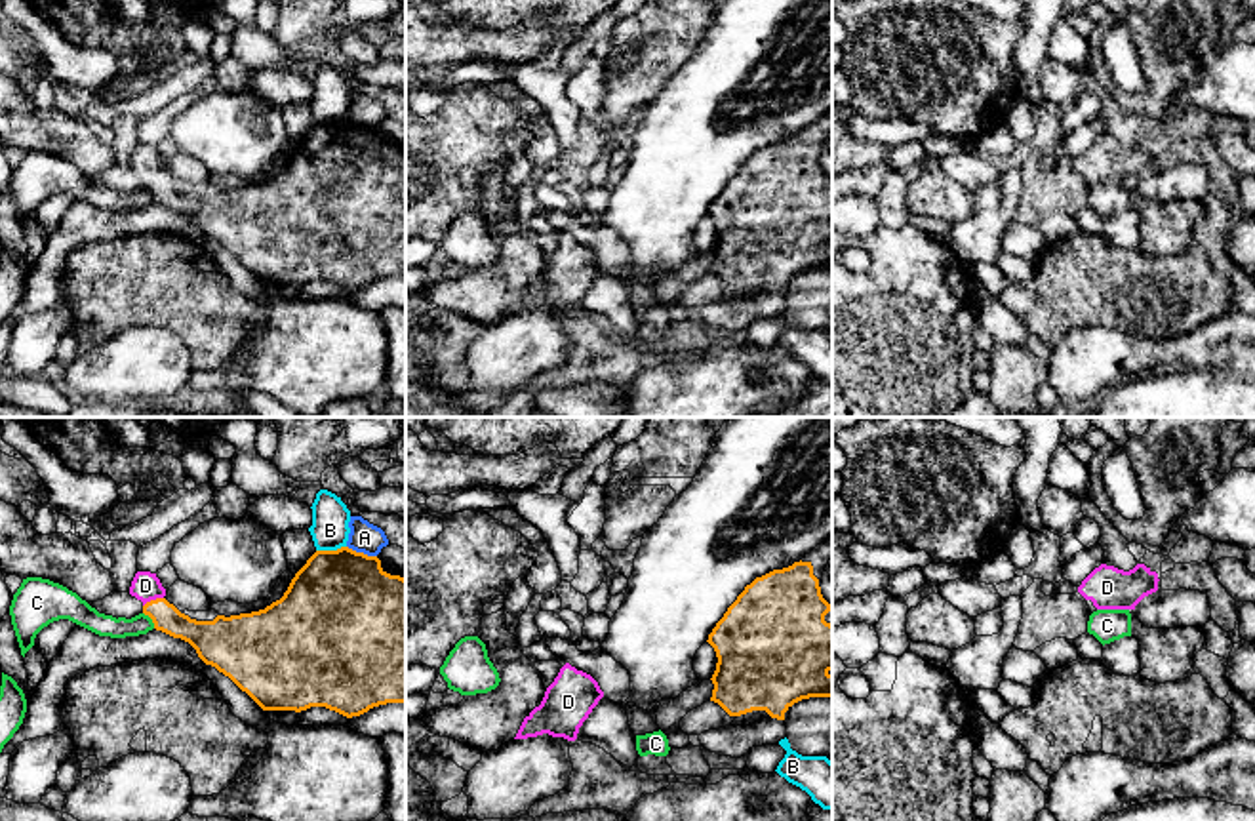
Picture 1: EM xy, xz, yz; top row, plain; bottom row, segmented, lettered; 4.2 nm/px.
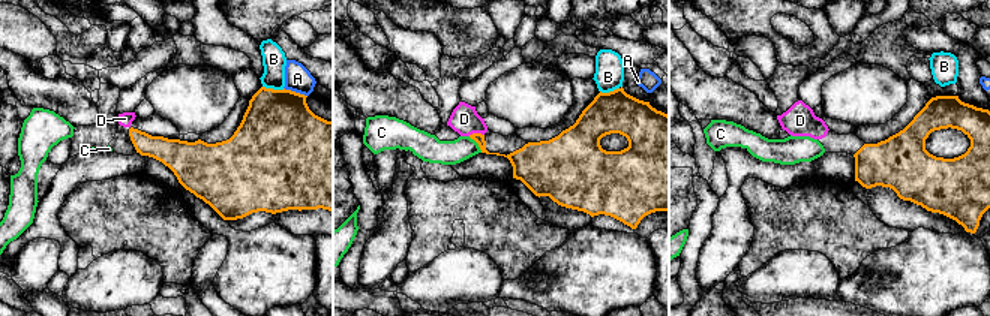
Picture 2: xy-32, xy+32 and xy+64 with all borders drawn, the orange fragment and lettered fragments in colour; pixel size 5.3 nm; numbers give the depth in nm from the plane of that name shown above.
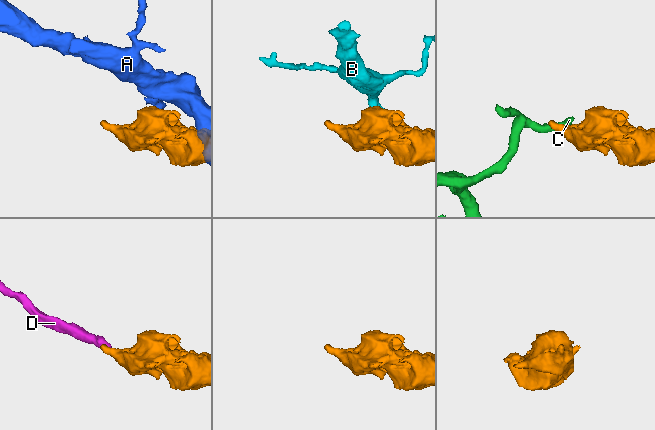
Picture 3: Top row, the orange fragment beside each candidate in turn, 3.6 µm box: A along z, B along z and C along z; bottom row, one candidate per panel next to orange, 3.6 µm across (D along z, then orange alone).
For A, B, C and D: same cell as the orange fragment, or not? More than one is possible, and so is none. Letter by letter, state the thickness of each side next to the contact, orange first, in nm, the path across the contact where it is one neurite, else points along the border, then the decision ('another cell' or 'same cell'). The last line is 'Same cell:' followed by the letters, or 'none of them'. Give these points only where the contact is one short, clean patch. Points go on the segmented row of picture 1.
A: calibres 480 and 130 nm; border xy (347, 545), (376, 557); another cell
B: calibres 480 and 160 nm; border xy (345, 545), (317, 551); another cell
C: calibres 140 and 100 nm; border xy (143, 612), (155, 627); another cell
D: calibres 120 and 120 nm; way xy (200, 635), (178, 625), (153, 600), (145, 585); same cell
Same cell: D

